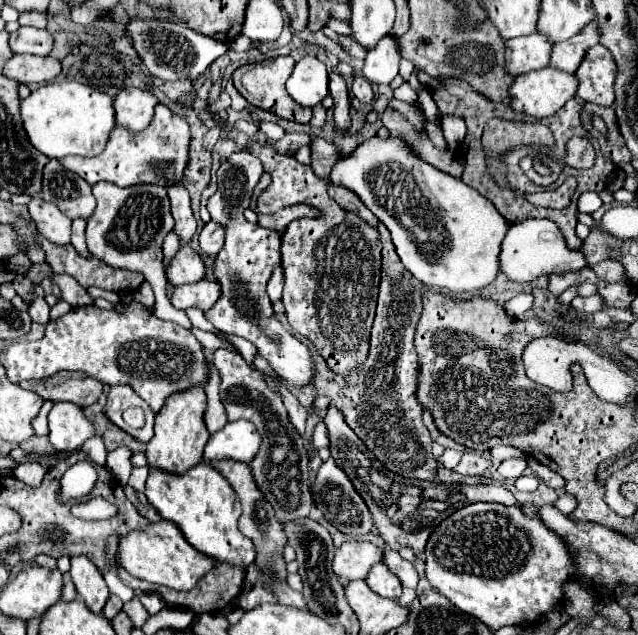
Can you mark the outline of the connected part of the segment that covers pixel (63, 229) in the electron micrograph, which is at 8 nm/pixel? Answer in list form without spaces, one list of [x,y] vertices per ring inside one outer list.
[[[35,197],[29,201],[29,213],[37,223],[37,231],[43,233],[53,243],[65,245],[71,241],[71,219],[61,213],[61,209],[55,209],[57,205],[51,205],[49,201],[43,201],[41,197]]]

